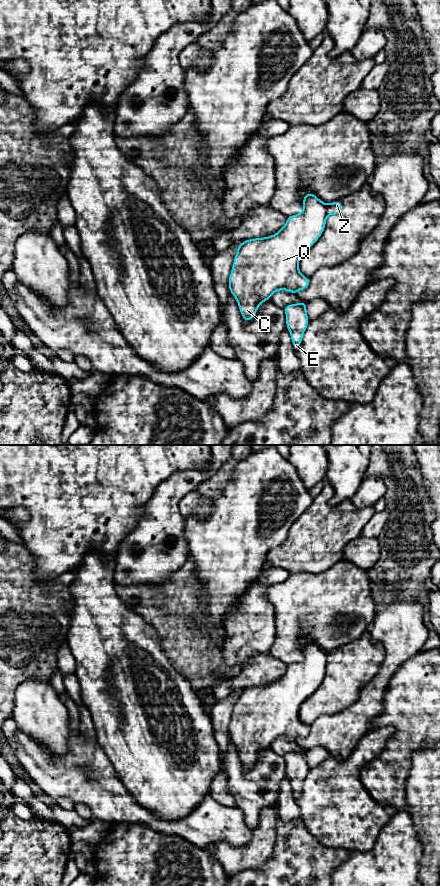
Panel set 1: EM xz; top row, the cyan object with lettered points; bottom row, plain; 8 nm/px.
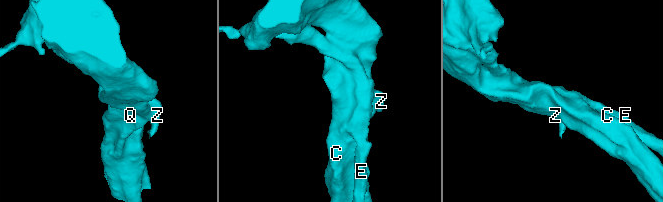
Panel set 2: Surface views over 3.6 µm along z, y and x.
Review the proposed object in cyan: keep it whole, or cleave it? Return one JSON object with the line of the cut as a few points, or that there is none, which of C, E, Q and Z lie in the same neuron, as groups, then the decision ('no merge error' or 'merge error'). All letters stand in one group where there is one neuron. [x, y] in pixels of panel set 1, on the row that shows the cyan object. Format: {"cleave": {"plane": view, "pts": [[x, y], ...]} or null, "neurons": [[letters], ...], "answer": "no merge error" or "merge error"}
{"cleave": {"plane": "xz", "pts": [[326, 205], [327, 215]]}, "neurons": [["C", "E", "Q"], ["Z"]], "answer": "merge error"}

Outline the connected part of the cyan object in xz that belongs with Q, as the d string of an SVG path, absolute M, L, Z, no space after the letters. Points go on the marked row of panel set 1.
M312 192L305 194L302 204L303 212L288 216L286 224L276 234L248 239L238 245L228 287L236 298L244 322L252 320L259 305L270 300L276 291L287 290L297 294L310 285L310 279L299 271L299 260L325 230L327 204Z

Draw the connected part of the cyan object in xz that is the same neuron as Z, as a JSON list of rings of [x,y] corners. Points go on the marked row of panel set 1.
[[[340,200],[327,205],[327,216],[334,214],[338,215],[342,212],[343,205]]]

